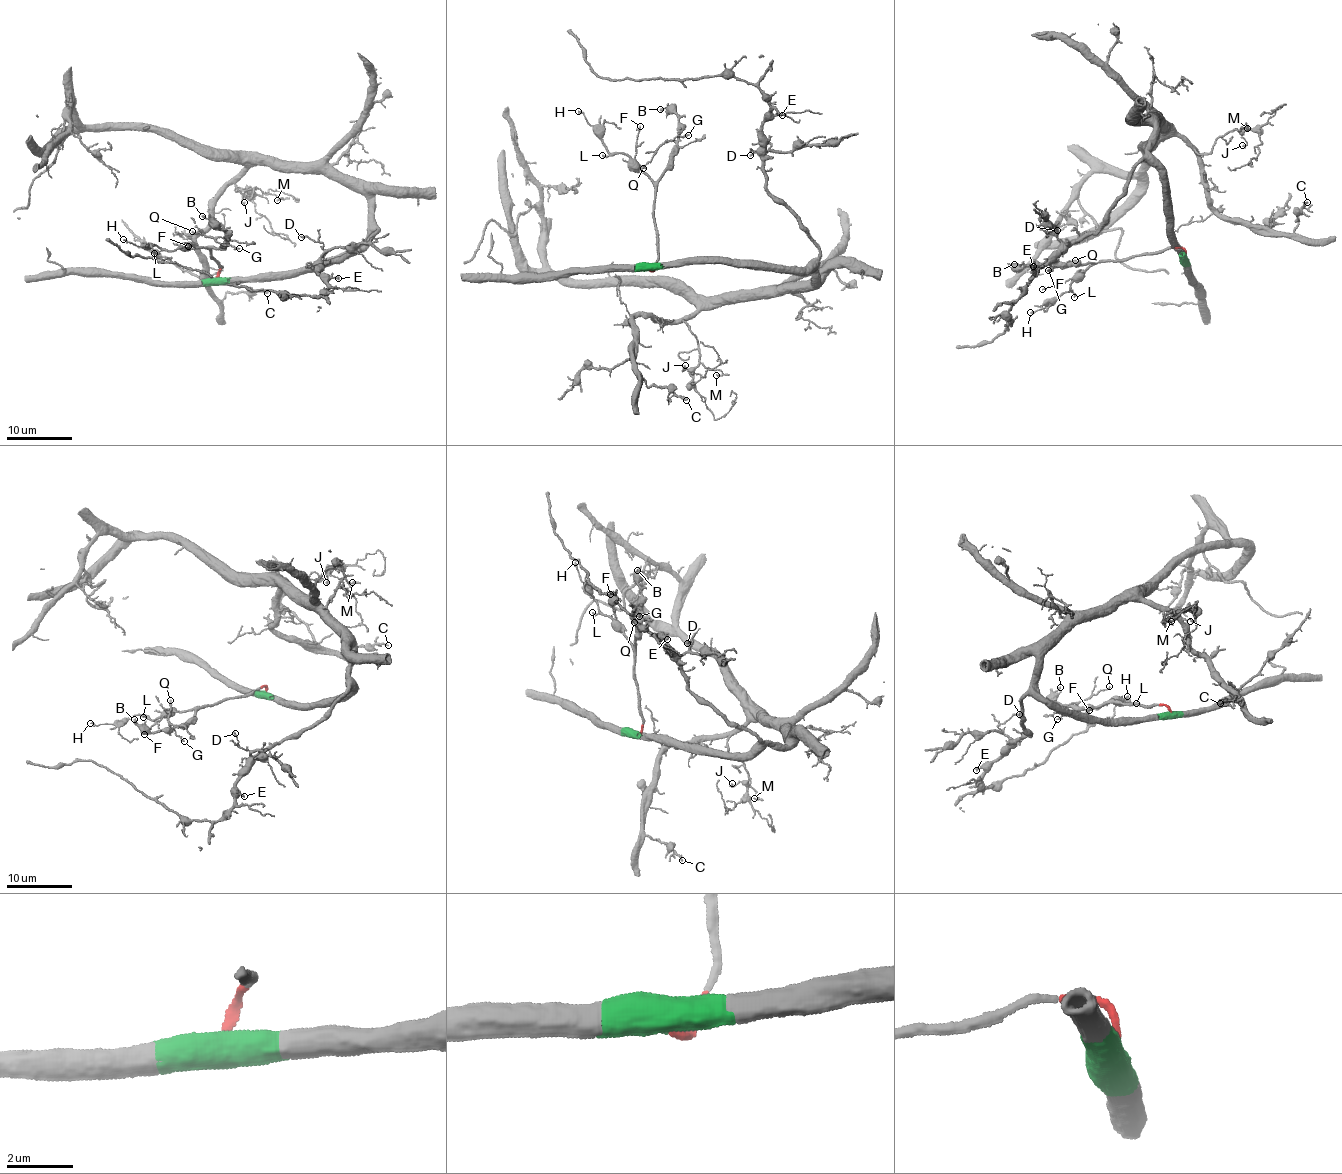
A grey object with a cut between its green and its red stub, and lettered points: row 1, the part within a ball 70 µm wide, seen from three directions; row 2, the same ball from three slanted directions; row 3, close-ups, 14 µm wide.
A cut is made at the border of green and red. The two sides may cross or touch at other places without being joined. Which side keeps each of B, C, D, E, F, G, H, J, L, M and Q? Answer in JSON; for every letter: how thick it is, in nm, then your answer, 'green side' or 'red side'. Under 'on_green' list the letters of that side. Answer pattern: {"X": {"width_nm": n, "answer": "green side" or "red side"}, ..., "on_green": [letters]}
{"B": {"width_nm": 140, "answer": "red side"}, "C": {"width_nm": 160, "answer": "green side"}, "D": {"width_nm": 120, "answer": "green side"}, "E": {"width_nm": 150, "answer": "green side"}, "F": {"width_nm": 140, "answer": "red side"}, "G": {"width_nm": 150, "answer": "red side"}, "H": {"width_nm": 150, "answer": "red side"}, "J": {"width_nm": 120, "answer": "green side"}, "L": {"width_nm": 160, "answer": "red side"}, "M": {"width_nm": 70, "answer": "green side"}, "Q": {"width_nm": 90, "answer": "red side"}, "on_green": ["C", "D", "E", "J", "M"]}

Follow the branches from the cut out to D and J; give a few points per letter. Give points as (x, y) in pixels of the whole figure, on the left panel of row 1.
D: (215, 277), (288, 275), (358, 250), (378, 232), (368, 245), (325, 264), (318, 260), (323, 244), (301, 237)
J: (215, 277), (288, 275), (353, 251), (368, 226), (369, 201), (321, 173), (252, 164), (244, 203)

